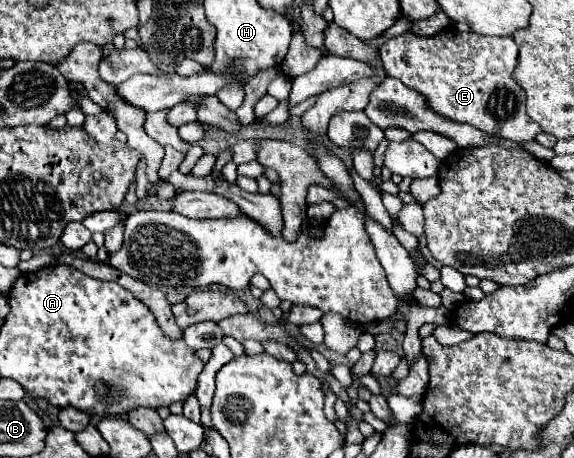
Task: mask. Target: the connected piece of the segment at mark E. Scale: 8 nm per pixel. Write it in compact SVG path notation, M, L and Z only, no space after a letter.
M447 27L433 37L413 37L409 33L393 37L379 49L379 55L389 77L403 81L405 87L423 95L429 109L449 121L467 123L489 135L499 135L515 143L535 141L537 133L541 133L541 127L535 121L531 121L531 117L527 115L525 91L511 79L511 73L515 69L515 55L517 55L515 41L511 37L461 33L453 27Z

